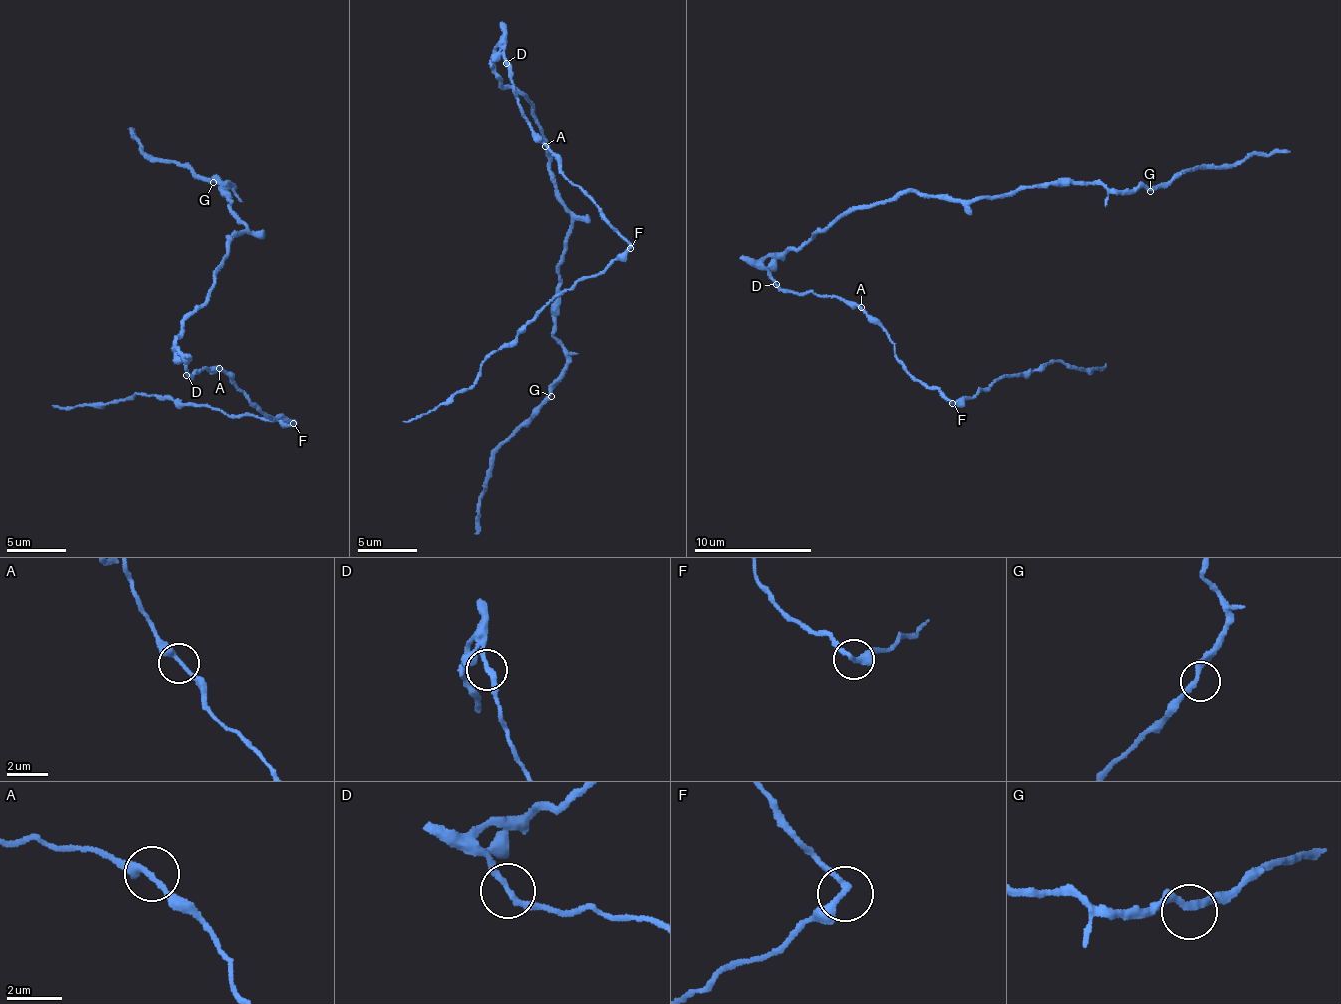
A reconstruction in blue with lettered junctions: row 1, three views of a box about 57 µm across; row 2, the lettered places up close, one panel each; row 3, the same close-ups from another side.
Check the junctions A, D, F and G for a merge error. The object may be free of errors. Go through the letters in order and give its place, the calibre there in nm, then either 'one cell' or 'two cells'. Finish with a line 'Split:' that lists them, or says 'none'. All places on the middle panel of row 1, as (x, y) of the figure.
A: at (545, 146); 280 nm thick; one cell
D: at (506, 63); 240 nm thick; one cell
F: at (630, 248); 280 nm thick; two cells
G: at (551, 396); 280 nm thick; one cell
Split: F

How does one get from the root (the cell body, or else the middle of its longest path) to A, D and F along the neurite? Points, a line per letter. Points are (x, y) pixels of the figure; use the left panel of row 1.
A: (176, 336), (178, 358), (186, 374), (194, 377), (196, 371), (198, 373), (197, 370), (205, 366), (219, 368)
D: (176, 336), (178, 358), (186, 375)
F: (176, 336), (178, 358), (189, 376), (216, 366), (265, 415), (281, 414), (292, 423)

